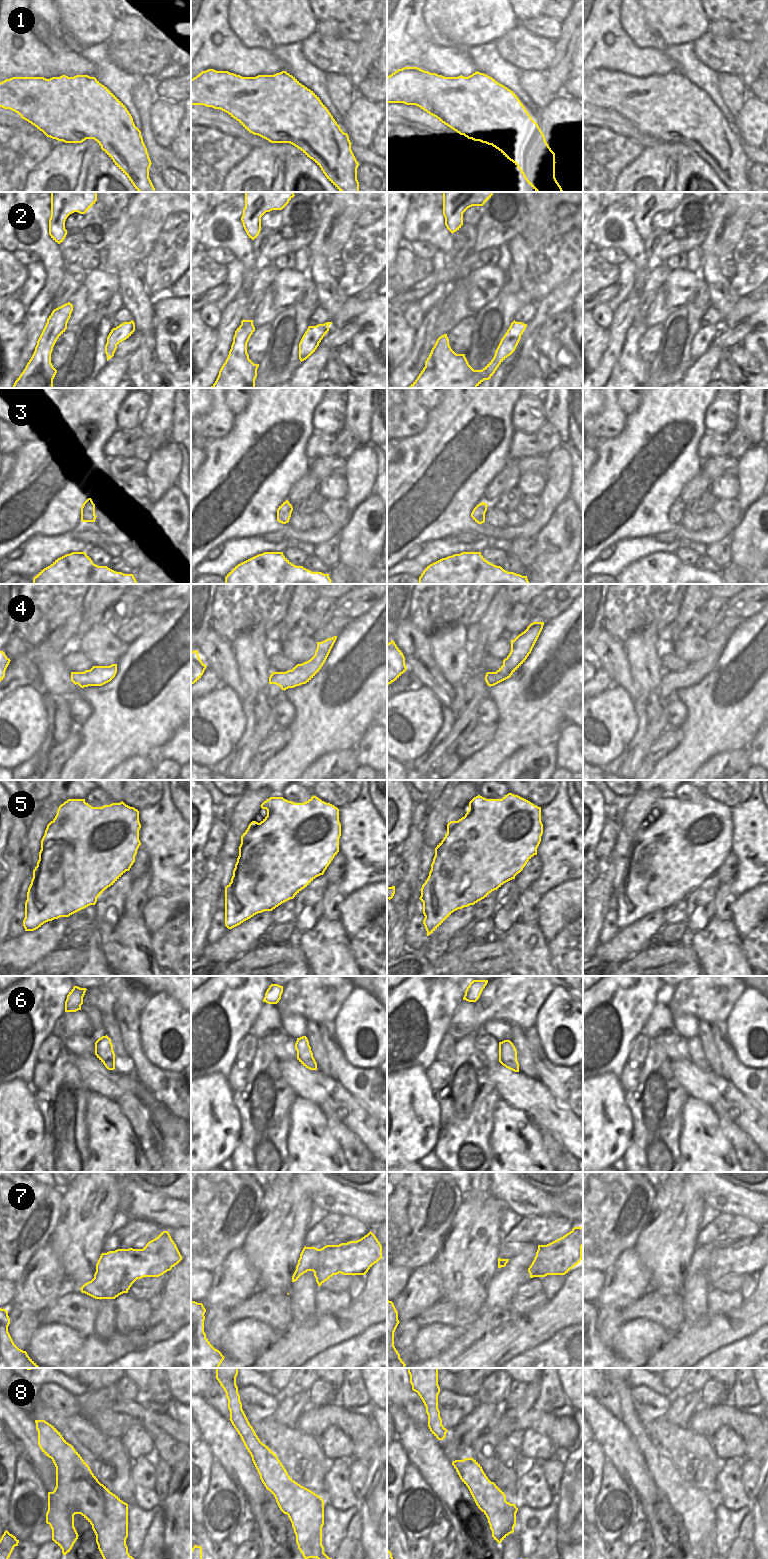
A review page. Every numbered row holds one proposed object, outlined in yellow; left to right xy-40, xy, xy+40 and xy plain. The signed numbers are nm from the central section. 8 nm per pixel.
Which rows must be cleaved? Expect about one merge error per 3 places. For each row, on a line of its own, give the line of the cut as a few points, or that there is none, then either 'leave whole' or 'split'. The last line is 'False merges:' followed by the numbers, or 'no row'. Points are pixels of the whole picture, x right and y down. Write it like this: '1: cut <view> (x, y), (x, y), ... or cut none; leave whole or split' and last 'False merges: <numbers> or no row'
1: cut none; leave whole
2: cut none; leave whole
3: cut none; leave whole
4: cut none; leave whole
5: cut none; leave whole
6: cut none; leave whole
7: cut none; leave whole
8: cut none; leave whole
False merges: no row

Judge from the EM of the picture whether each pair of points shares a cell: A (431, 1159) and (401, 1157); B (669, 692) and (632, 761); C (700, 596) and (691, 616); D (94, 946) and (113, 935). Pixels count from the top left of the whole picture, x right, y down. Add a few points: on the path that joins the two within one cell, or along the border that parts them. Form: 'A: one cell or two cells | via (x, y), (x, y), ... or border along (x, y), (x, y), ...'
A: two cells | border along (432, 1151), (417, 1161)
B: one cell | via (664, 709), (662, 722), (653, 731), (645, 744)
C: one cell | via (695, 601), (691, 605), (691, 611)
D: two cells | border along (96, 929), (100, 938), (100, 949), (109, 965)

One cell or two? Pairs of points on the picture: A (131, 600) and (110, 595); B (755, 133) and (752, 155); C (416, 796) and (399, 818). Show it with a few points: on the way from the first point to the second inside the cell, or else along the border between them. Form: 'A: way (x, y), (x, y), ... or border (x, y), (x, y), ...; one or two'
A: border (122, 594), (113, 605), (111, 619); two
B: border (744, 143), (757, 147); two
C: border (407, 790), (410, 799), (414, 803); two

